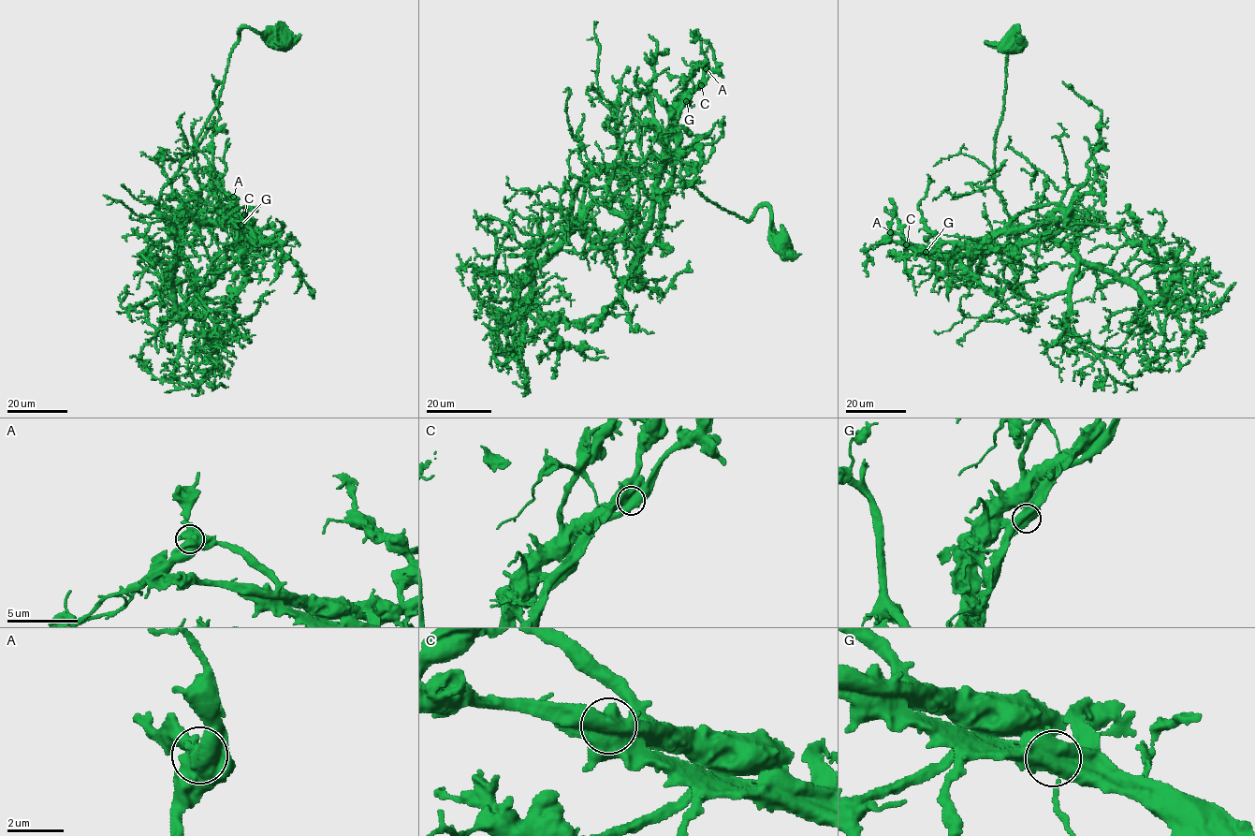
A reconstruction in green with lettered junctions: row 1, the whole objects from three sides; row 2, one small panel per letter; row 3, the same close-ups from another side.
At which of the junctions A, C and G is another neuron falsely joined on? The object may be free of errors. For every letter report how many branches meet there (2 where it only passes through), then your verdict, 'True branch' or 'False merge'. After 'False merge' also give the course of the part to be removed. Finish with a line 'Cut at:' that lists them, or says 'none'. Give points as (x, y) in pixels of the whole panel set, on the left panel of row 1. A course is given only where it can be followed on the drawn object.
A: Branches: 3. True branch
C: Branches: 3. False merge. Course of the part to remove: (244, 214), (239, 227), (246, 240), (254, 240), (250, 227), (254, 219), (256, 220)
G: Branches: 3. True branch
Cut at: C

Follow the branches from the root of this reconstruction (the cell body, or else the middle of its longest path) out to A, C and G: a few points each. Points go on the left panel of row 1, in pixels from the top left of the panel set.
A: (279, 40), (241, 28), (157, 209), (171, 229), (222, 206), (249, 237), (226, 218), (233, 197)
C: (279, 40), (241, 28), (217, 105), (157, 205), (171, 229), (222, 206), (244, 239), (226, 218), (244, 214)
G: (279, 40), (241, 28), (217, 105), (157, 205), (171, 229), (222, 206), (249, 237), (227, 218), (240, 225)

